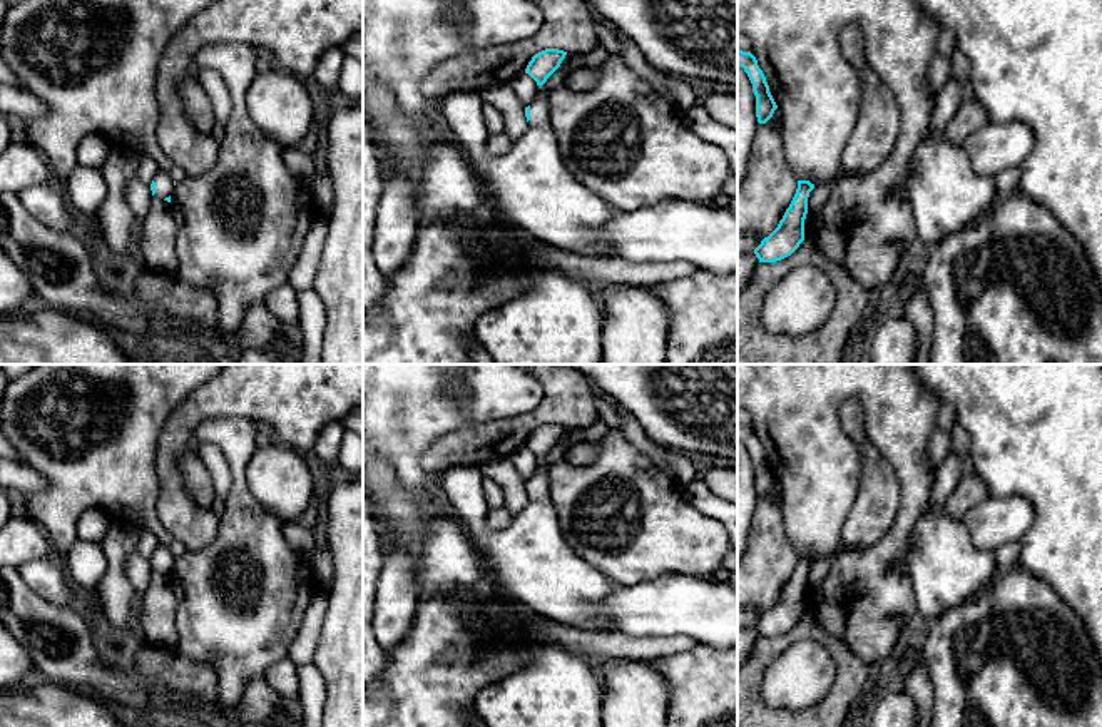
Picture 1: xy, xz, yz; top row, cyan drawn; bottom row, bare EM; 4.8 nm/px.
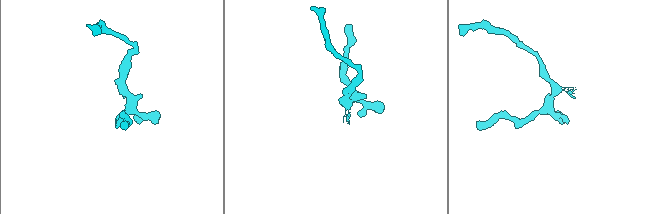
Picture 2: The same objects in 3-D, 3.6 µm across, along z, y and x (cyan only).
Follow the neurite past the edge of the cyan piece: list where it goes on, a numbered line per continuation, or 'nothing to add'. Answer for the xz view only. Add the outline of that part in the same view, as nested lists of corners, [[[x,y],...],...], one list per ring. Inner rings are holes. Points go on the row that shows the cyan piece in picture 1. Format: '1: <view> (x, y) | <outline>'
1: xz (534, 193) | [[[538,85],[525,134],[502,155],[487,147],[485,102],[478,92],[448,94],[436,110],[502,222],[550,246],[609,259],[610,249],[600,226],[619,211],[564,165],[548,122],[547,99],[548,92]]]

